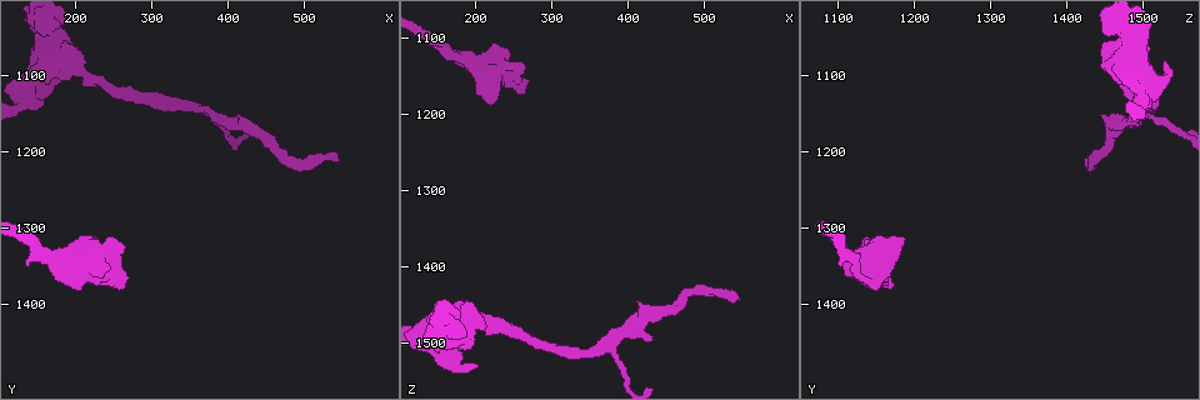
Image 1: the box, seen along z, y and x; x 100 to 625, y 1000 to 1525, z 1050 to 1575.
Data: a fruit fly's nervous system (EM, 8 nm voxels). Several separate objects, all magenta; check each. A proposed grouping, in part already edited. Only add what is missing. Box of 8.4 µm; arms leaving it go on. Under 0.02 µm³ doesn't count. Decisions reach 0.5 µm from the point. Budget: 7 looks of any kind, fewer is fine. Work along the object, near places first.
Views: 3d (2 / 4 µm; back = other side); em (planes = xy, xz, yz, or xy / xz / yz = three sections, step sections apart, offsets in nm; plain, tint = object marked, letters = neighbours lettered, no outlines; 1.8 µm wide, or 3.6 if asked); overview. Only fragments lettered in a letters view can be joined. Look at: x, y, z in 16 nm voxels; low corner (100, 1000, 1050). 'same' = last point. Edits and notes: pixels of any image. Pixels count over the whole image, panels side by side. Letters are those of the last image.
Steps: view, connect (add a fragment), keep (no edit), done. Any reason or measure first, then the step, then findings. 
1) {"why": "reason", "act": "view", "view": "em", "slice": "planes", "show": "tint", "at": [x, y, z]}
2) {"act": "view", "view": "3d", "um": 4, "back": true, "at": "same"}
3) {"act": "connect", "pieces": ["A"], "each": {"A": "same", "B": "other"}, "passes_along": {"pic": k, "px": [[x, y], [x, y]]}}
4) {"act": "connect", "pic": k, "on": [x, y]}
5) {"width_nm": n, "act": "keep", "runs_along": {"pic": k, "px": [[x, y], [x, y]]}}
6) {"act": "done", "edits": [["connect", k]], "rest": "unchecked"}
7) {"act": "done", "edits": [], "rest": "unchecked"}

{"why": "branch stops here", "act": "view", "view": "3d", "um": 2, "at": [260, 1335, 1140]}

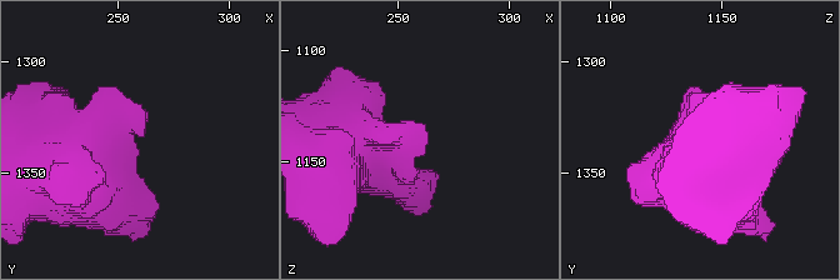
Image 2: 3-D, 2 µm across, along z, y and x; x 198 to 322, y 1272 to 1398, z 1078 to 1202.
{"act": "view", "view": "em", "slice": "xz", "step": 4, "show": "letters", "at": [261, 1334, 1139]}

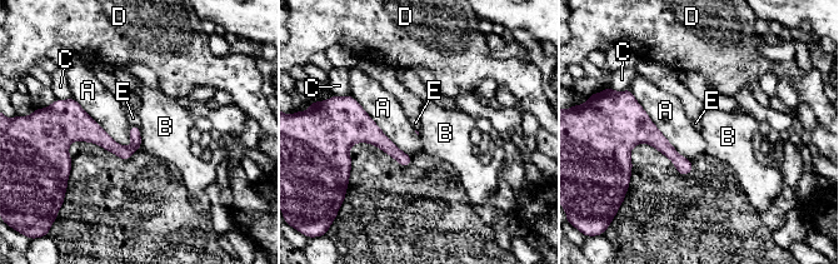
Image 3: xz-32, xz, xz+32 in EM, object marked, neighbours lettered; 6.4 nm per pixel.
{"why": "cut it another way", "act": "view", "view": "em", "slice": "planes", "show": "letters", "at": "same"}

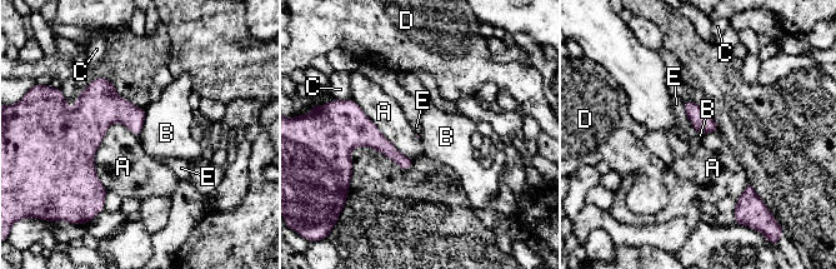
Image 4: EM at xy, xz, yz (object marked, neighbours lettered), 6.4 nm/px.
{"longest_contact_nm": ["A", 460], "act": "keep", "each": {"A": "other", "B": "other", "C": "other", "D": "other", "E": "other"}, "found": "no lettered fragment goes on from it"}

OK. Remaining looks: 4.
{"why": "abrupt turn", "act": "view", "view": "em", "um": 3.6, "slice": "xy", "step": 4, "show": "tint", "at": [155, 1105, 1510]}

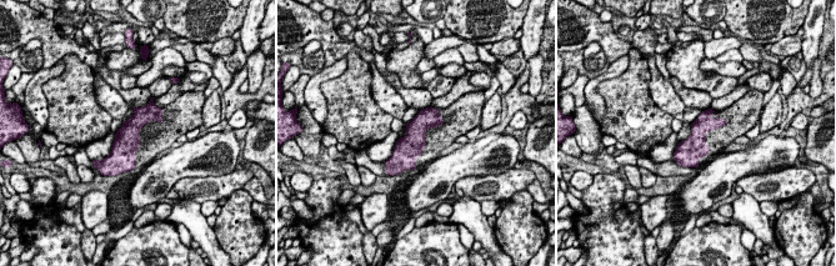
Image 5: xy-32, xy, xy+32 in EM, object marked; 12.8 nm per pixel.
{"act": "view", "view": "em", "um": 3.6, "slice": "xy", "step": 4, "show": "letters", "at": "same"}

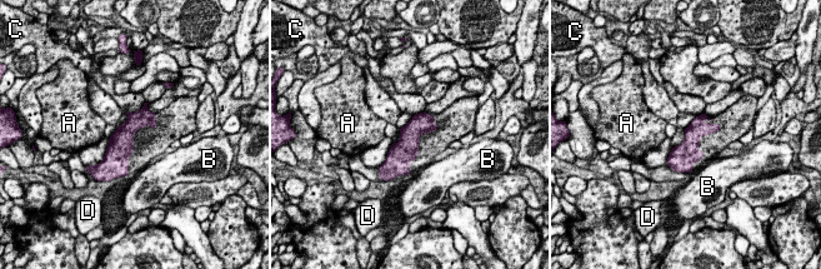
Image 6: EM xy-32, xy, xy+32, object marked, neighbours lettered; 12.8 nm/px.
{"width_nm": 260, "act": "keep", "each": {"A": "other", "B": "other", "C": "other", "D": "other"}, "border": {"pic": 6, "px": [[145, 101], [140, 109], [125, 113]]}, "found": "no lettered fragment goes on from it"}

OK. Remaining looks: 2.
{"why": "free end", "act": "view", "view": "3d", "um": 2, "at": [550, 1215, 1445]}

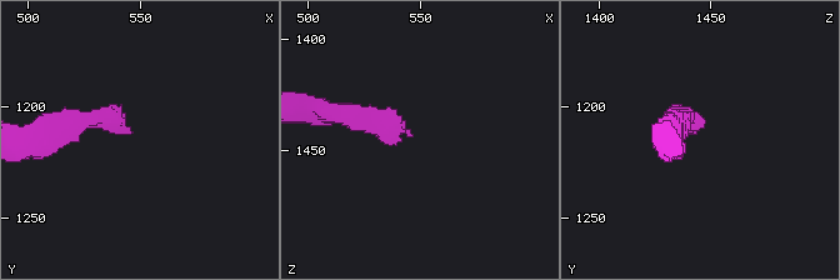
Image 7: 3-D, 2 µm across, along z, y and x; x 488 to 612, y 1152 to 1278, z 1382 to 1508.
{"act": "view", "view": "em", "slice": "planes", "show": "letters", "at": [546, 1212, 1445]}

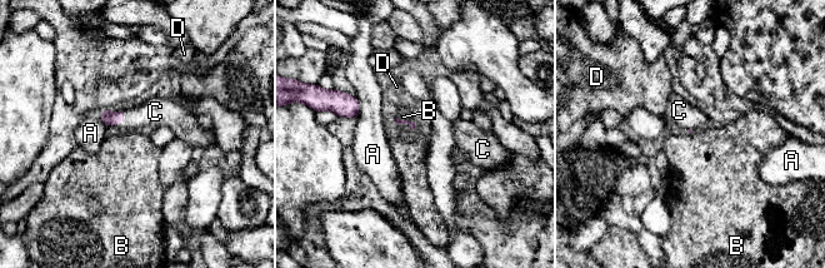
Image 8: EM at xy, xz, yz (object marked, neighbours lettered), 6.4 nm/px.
{"longest_contact_nm": ["A", 150], "act": "connect", "pieces": ["C"], "each": {"A": "other", "B": "other", "C": "same", "D": "other"}, "passes_along": {"pic": 8, "px": [[110, 118], [123, 120], [155, 112]]}, "found": "it goes on there"}

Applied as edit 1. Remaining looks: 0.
{"act": "done", "edits": [["connect", 8]], "rest": "unchecked"}

